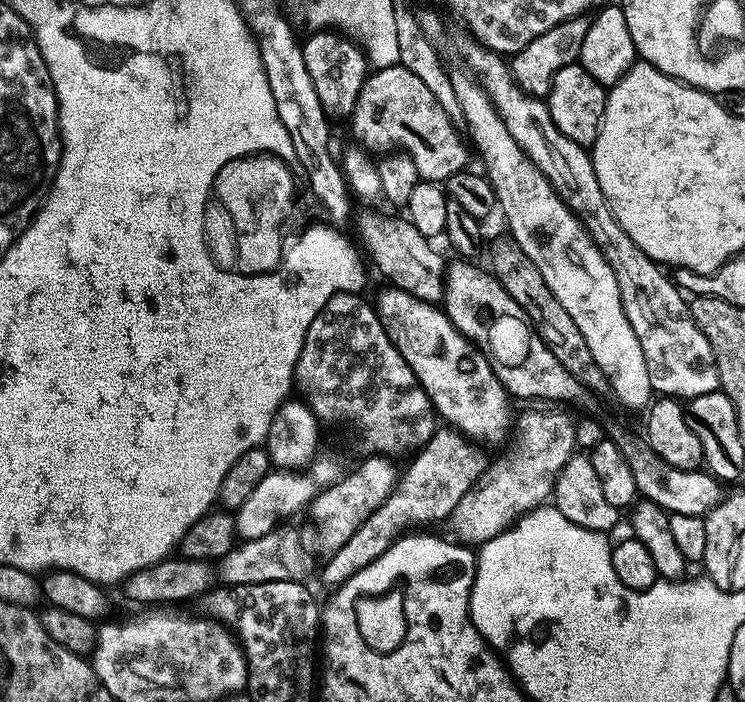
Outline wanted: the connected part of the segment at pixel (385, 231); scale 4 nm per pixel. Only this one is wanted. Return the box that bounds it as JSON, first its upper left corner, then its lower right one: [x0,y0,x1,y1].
[356,212,446,304]

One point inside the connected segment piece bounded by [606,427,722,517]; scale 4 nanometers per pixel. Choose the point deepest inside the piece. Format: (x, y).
(695, 492)

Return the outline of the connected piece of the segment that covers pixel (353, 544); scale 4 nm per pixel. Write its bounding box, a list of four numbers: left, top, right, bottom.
[321,426,490,586]

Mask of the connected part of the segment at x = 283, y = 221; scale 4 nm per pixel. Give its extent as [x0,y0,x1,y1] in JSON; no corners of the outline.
[214,158,298,276]

